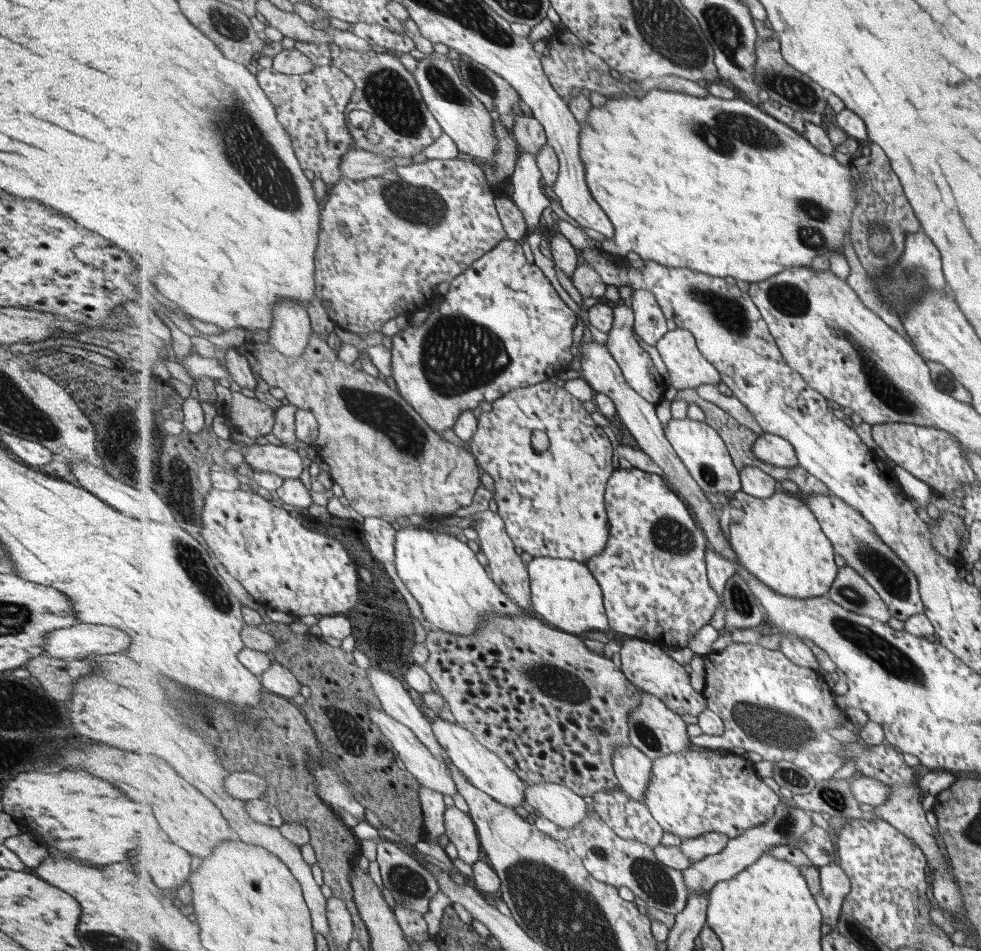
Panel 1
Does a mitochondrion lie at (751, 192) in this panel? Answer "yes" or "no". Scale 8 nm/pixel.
no

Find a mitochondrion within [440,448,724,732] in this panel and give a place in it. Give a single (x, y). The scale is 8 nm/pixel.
(669, 535)

